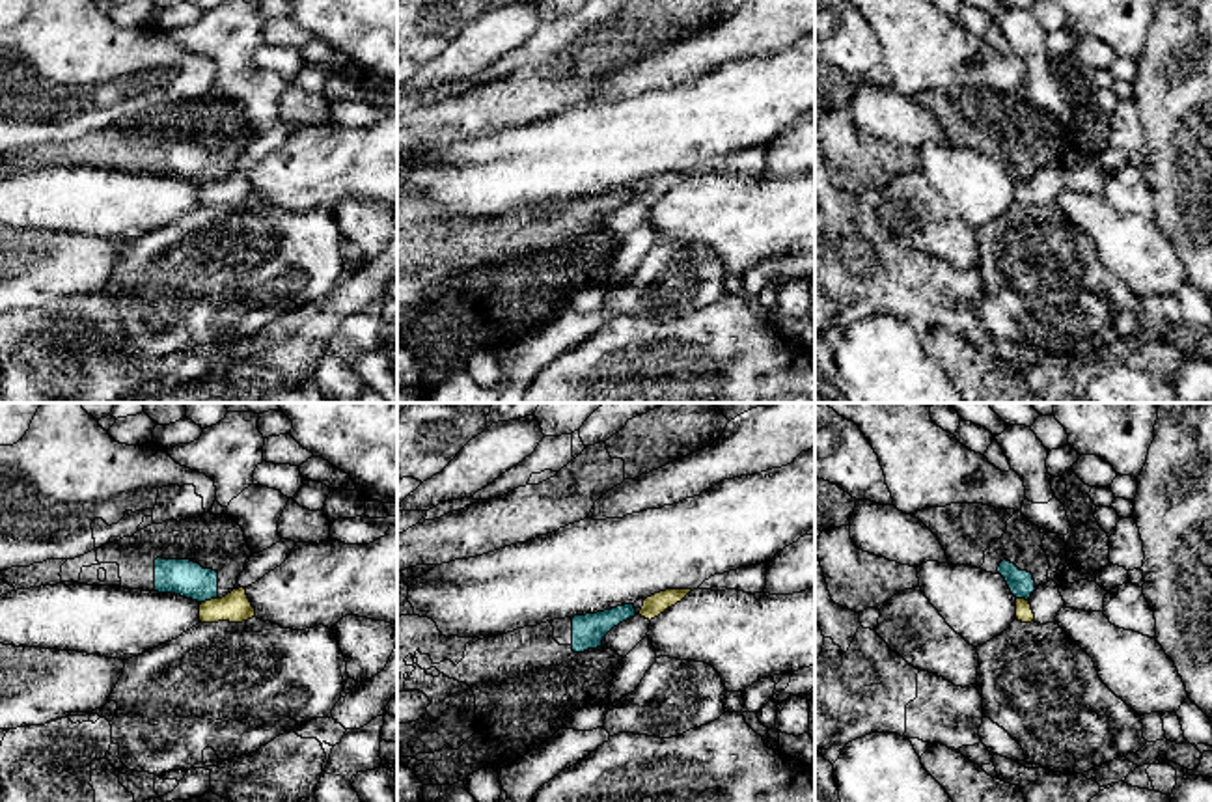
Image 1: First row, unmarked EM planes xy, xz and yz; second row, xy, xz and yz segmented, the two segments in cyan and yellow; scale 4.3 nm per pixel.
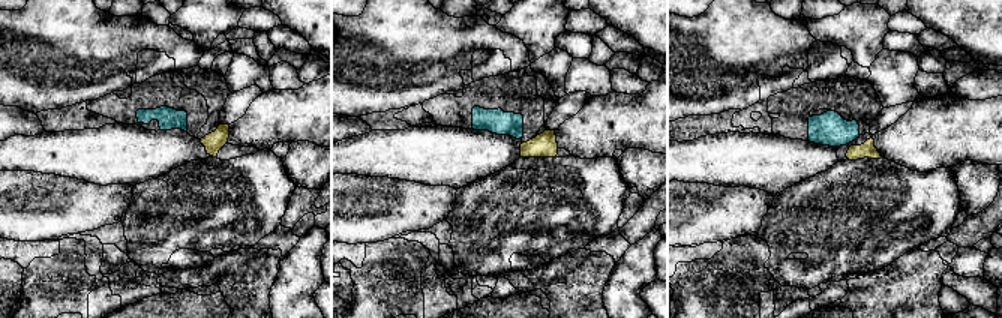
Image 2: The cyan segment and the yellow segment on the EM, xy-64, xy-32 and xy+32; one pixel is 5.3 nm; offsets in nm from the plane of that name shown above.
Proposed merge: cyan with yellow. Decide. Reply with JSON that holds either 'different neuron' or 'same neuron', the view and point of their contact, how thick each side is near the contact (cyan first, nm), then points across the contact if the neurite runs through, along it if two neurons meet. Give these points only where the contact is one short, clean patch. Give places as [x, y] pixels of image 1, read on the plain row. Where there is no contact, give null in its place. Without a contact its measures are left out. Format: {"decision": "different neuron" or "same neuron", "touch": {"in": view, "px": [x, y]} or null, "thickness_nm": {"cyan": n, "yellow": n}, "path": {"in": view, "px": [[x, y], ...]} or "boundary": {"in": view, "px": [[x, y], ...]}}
{"decision": "different neuron", "touch": {"in": "xy", "px": [209, 181]}, "thickness_nm": {"cyan": 160, "yellow": 140}, "boundary": {"in": "xy", "px": [[217, 179], [202, 185]]}}

